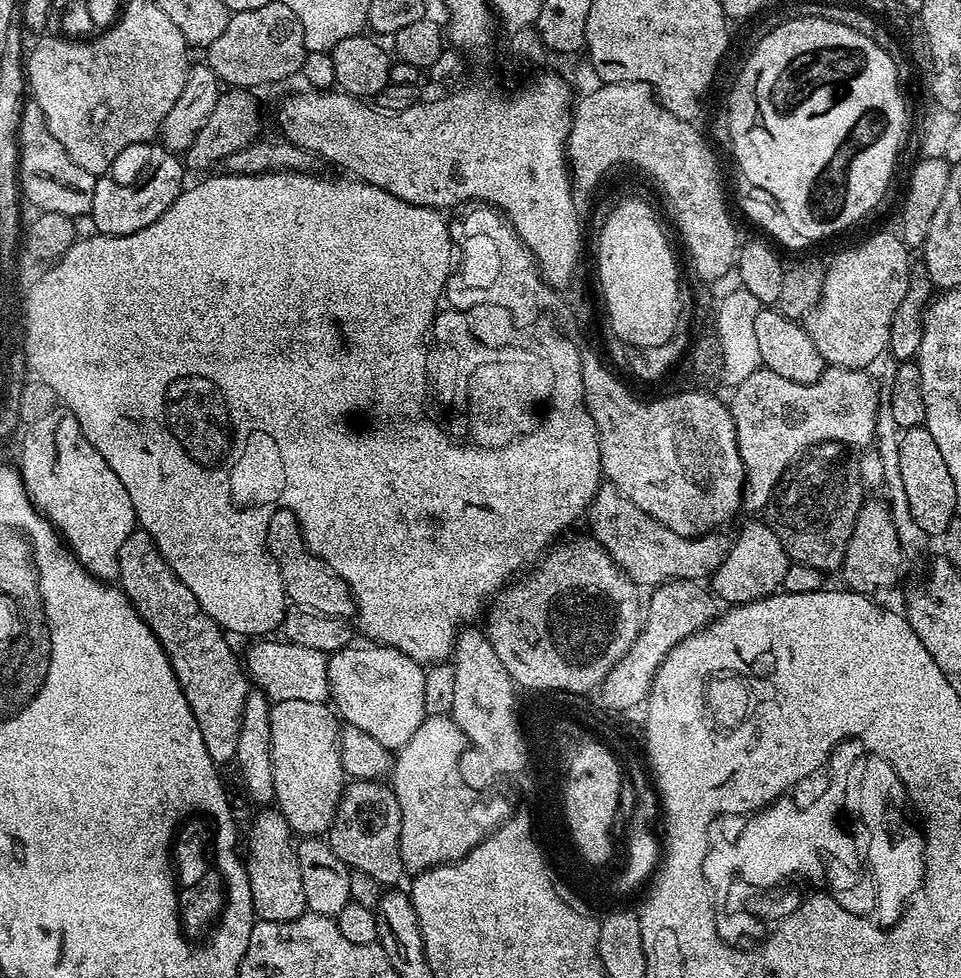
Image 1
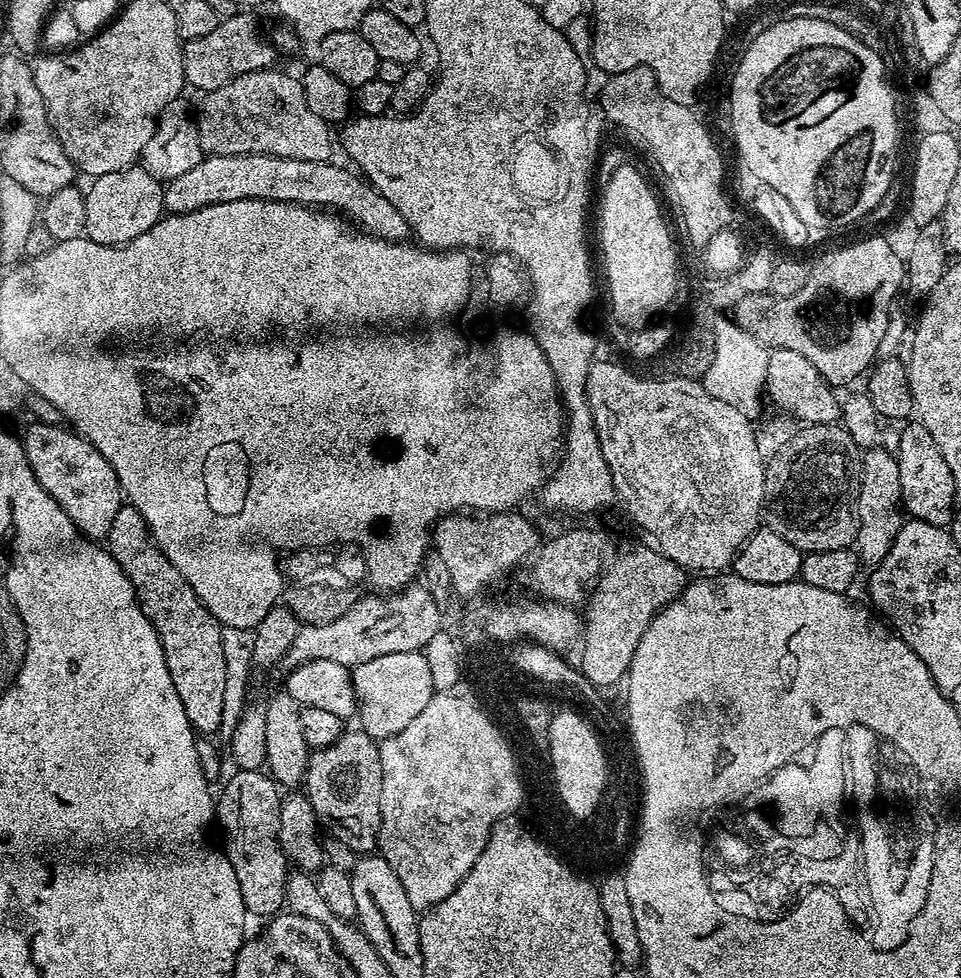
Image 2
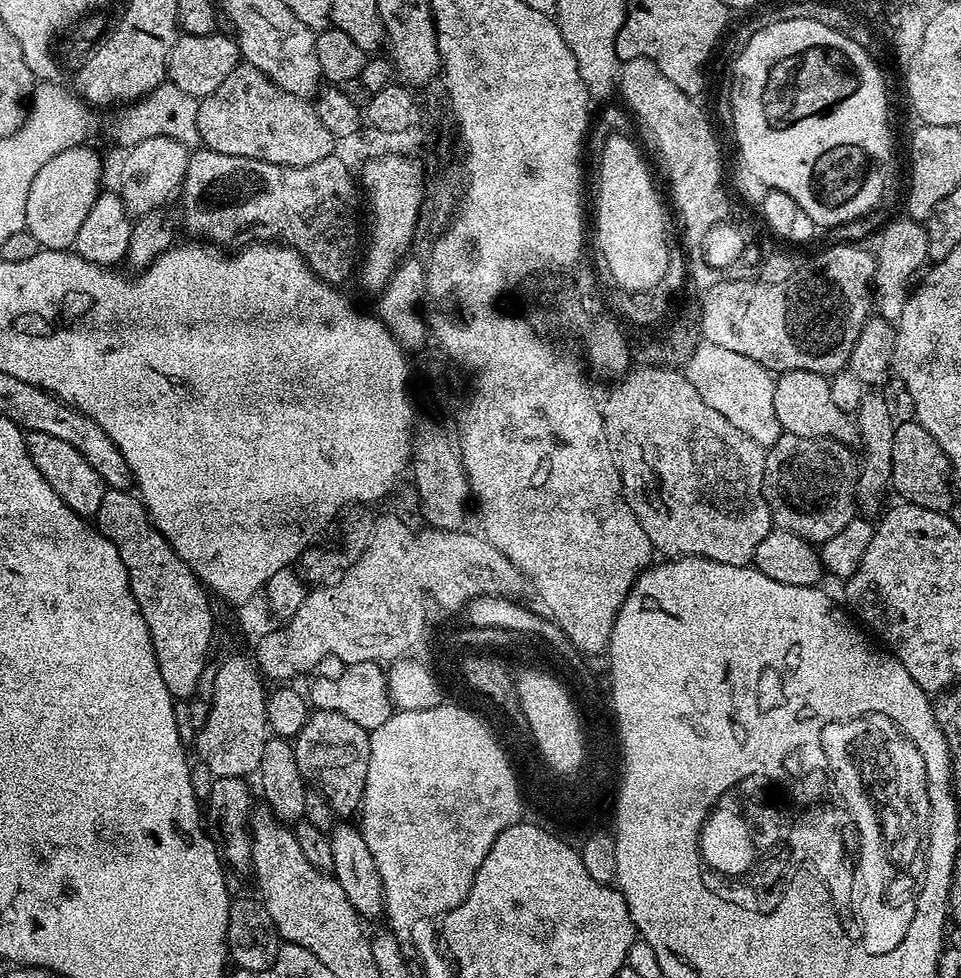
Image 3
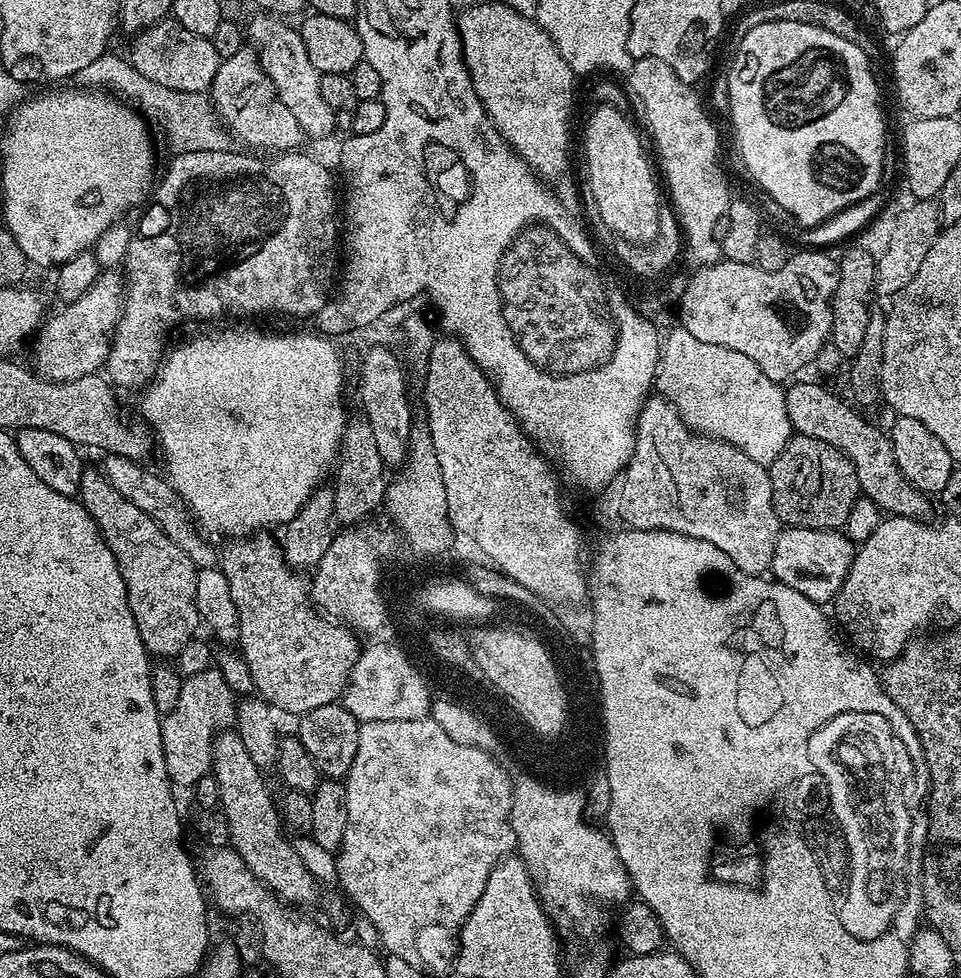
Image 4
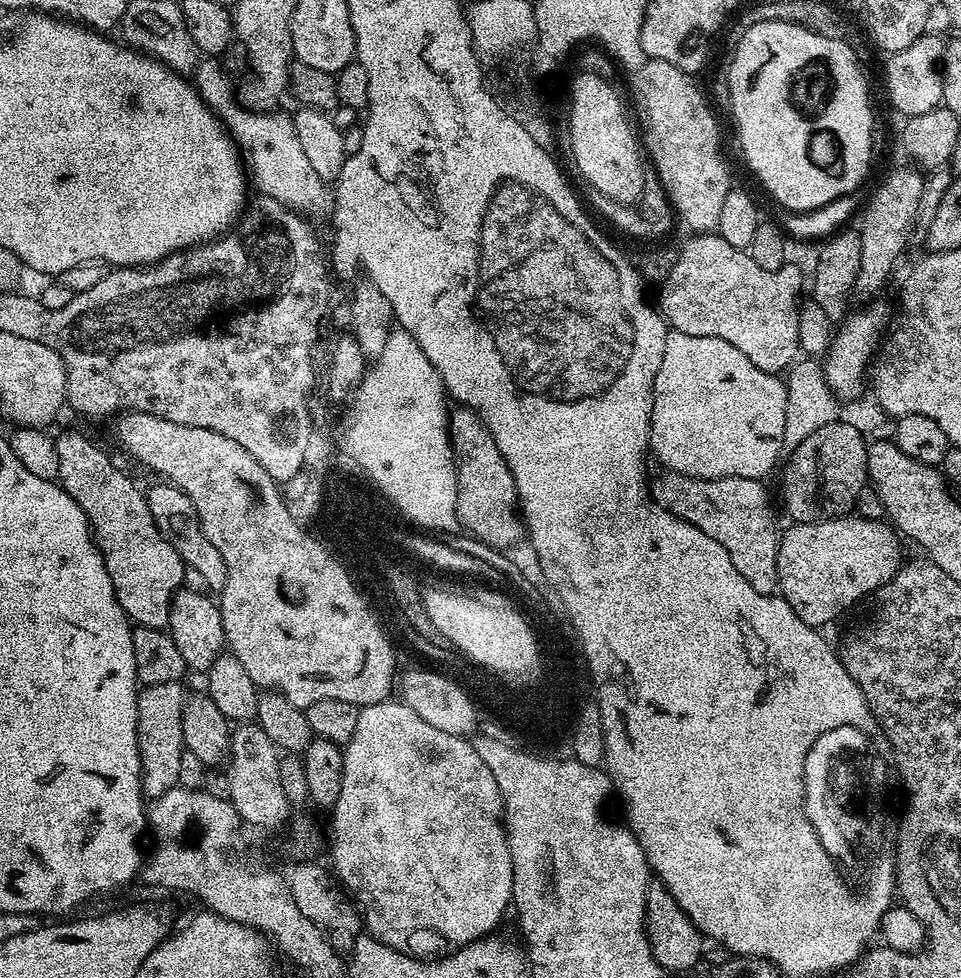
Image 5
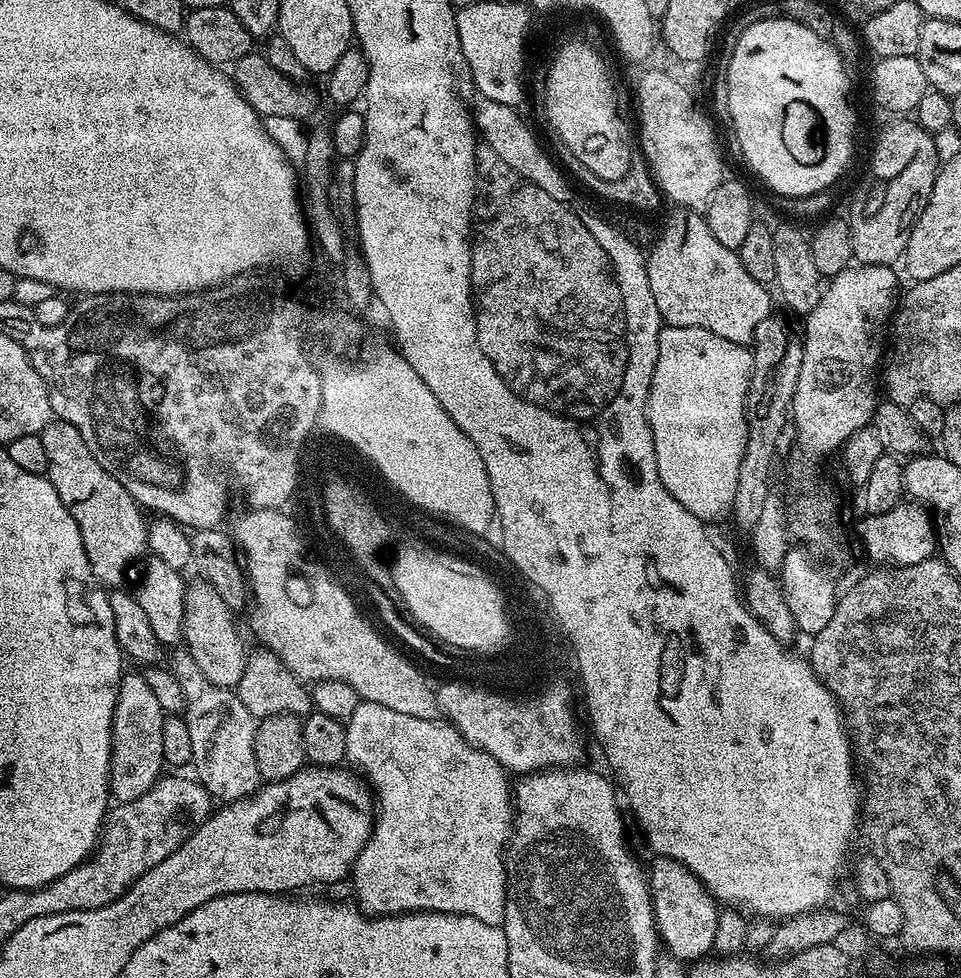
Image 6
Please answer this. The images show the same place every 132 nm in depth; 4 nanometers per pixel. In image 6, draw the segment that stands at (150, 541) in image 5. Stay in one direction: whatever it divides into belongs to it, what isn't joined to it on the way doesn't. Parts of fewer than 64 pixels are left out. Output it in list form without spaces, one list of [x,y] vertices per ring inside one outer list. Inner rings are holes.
[[[53,418],[42,429],[40,437],[42,447],[50,458],[47,478],[54,490],[58,490],[62,506],[66,506],[74,522],[78,522],[82,546],[86,550],[86,558],[90,558],[94,574],[105,588],[119,589],[123,585],[120,583],[123,582],[128,567],[149,551],[149,521],[146,519],[145,509],[136,503],[126,486],[122,486],[122,482],[111,476],[102,466],[102,462],[94,458],[90,446],[86,446],[86,438],[82,438],[82,434],[78,434],[78,430],[70,426],[70,422]]]

